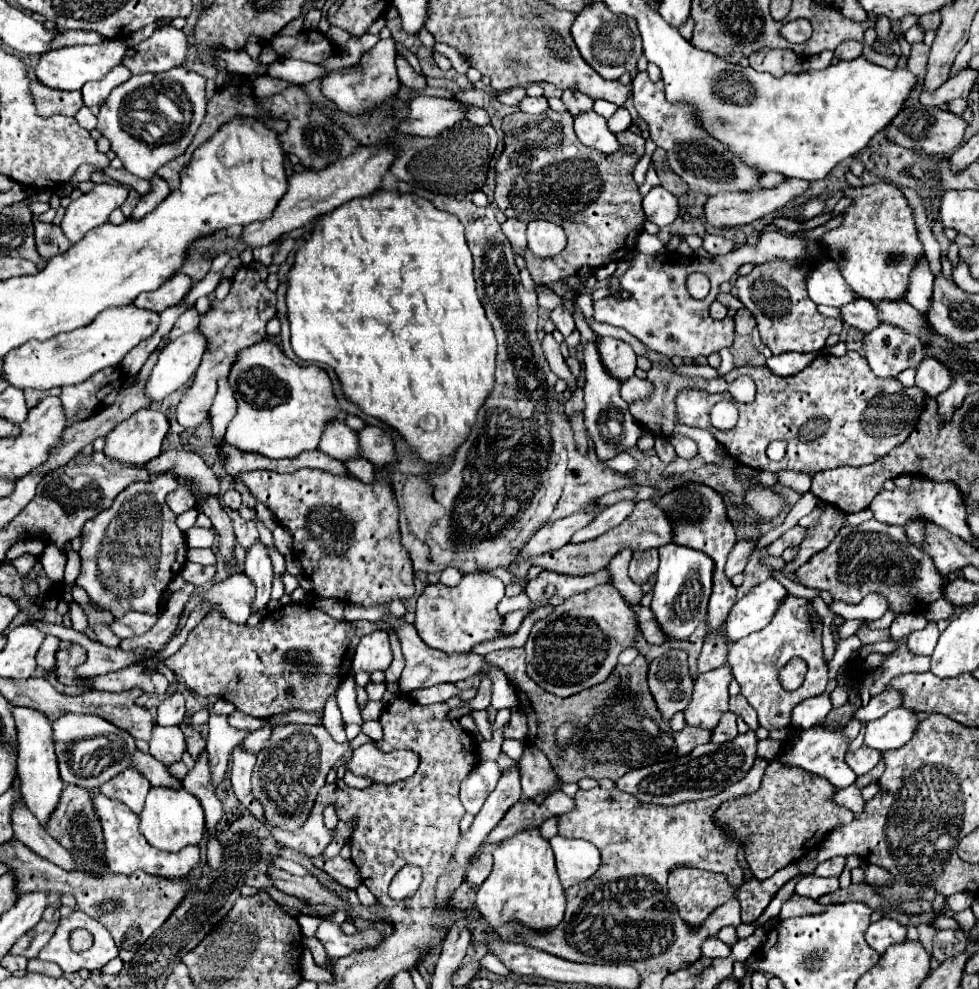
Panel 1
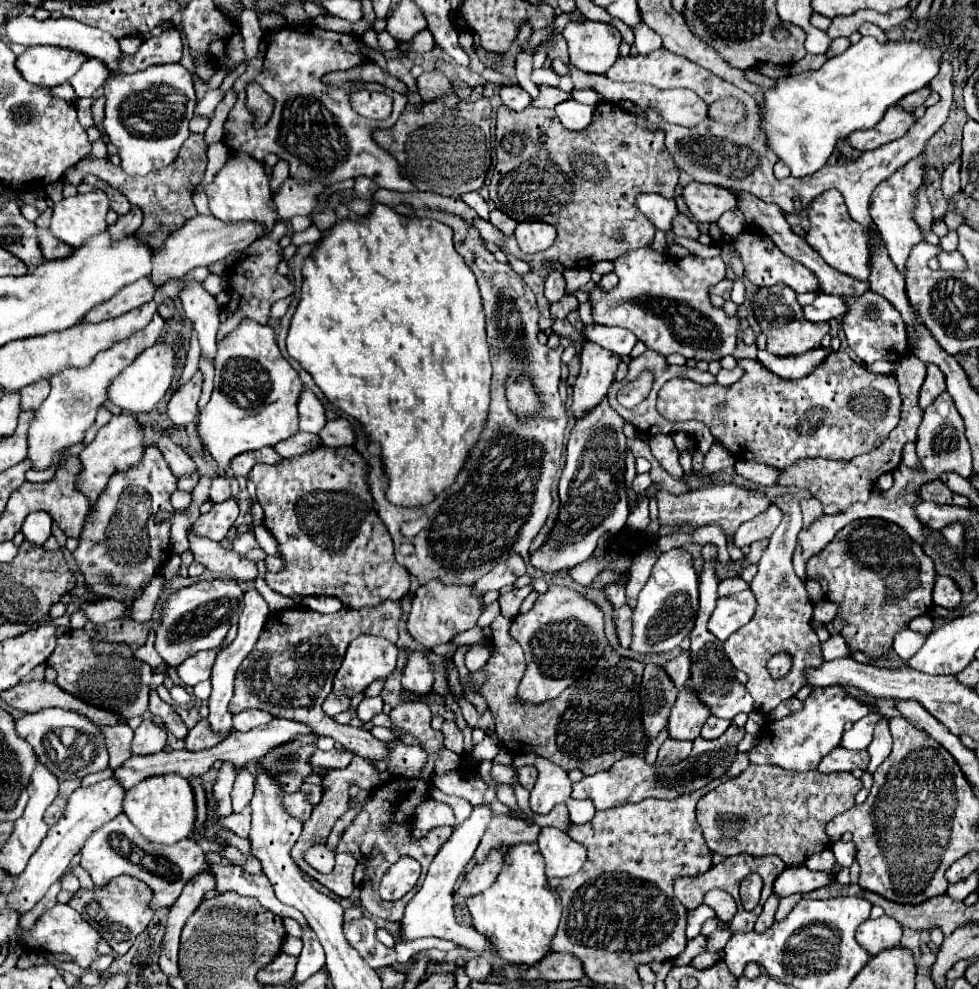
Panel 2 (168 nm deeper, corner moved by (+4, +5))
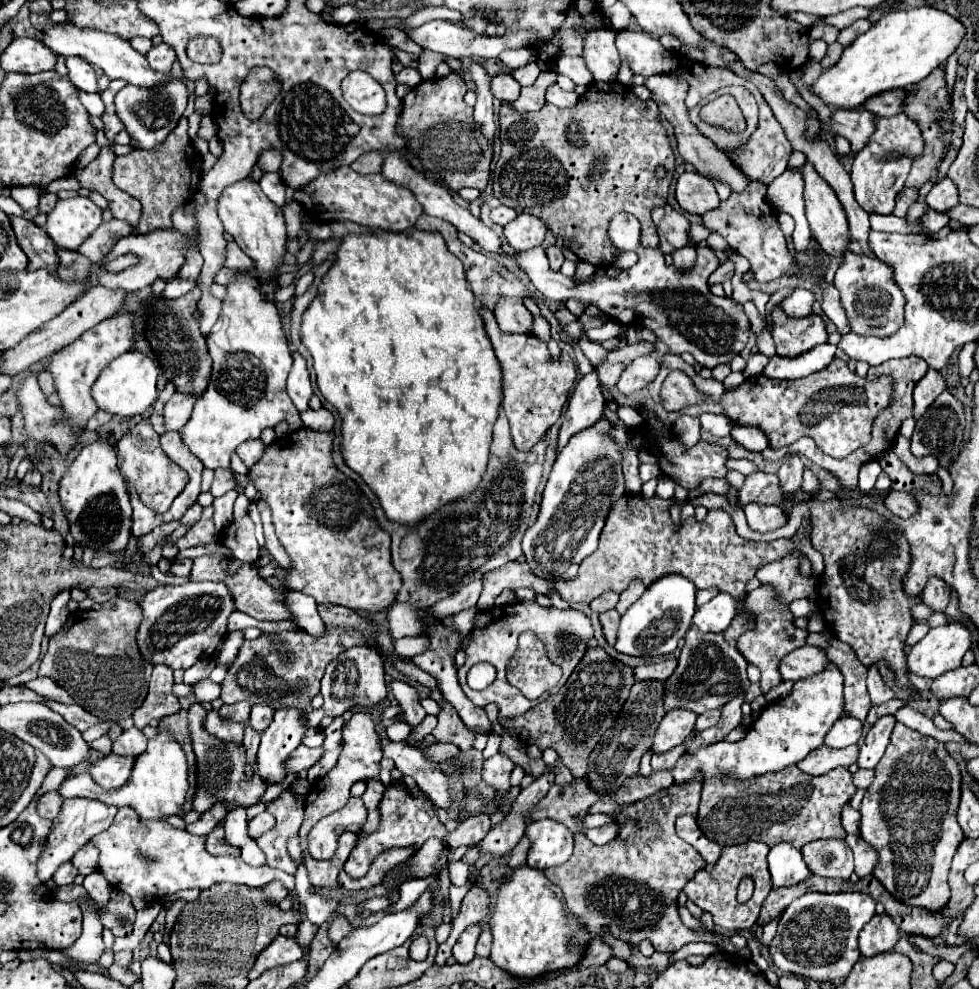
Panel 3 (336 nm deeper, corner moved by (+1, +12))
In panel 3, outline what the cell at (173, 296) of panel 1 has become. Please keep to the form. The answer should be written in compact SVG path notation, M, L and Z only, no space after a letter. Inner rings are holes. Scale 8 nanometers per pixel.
M97 284L95 288L91 286L85 296L81 296L79 300L75 300L71 306L67 306L63 310L63 314L55 316L53 320L49 320L47 324L39 326L35 332L31 332L31 336L27 336L23 342L19 342L15 348L9 348L7 352L3 352L3 364L1 364L1 374L9 374L15 376L17 372L29 368L31 364L51 356L53 352L65 348L67 344L75 342L83 332L87 332L89 328L93 328L95 324L99 324L105 318L111 318L123 304L129 292L123 290L113 290L113 288L103 288L101 284Z

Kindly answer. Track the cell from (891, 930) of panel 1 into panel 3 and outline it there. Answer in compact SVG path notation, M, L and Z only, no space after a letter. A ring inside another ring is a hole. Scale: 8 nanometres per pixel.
M875 914L859 934L859 948L863 956L875 956L893 950L899 940L899 926L887 914Z

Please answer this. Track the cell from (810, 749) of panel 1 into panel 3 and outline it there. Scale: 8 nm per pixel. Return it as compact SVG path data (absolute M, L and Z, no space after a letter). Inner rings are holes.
M835 664L827 666L823 672L809 676L805 680L797 680L789 696L767 704L753 726L747 730L745 738L739 742L717 742L705 748L697 748L695 754L685 754L677 760L673 768L673 776L677 784L693 780L693 772L701 770L703 780L713 776L731 776L739 780L747 780L753 776L761 776L767 772L783 770L791 764L799 764L809 752L823 746L831 724L843 716L843 676Z

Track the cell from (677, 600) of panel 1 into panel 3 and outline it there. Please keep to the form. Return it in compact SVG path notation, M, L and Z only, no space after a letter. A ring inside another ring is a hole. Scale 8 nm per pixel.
M661 576L647 586L645 594L623 614L615 648L629 656L663 656L671 654L685 632L691 628L695 606L695 584L685 576Z

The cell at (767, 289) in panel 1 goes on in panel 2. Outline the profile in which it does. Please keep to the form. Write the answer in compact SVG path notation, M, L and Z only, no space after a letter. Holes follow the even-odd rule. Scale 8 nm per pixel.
M782 283L774 285L774 287L762 287L754 293L754 315L760 323L760 329L766 333L768 337L768 345L766 351L772 355L780 355L780 357L788 357L788 355L802 355L810 349L820 347L822 337L830 331L828 323L808 323L802 317L802 307L796 301L796 293L790 287L784 287Z

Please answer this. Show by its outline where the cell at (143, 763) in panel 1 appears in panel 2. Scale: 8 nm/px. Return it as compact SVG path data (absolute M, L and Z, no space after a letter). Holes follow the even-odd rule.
M126 723L112 725L112 727L100 725L100 731L104 735L104 743L106 743L106 749L110 755L110 767L116 769L116 767L120 767L120 763L124 763L124 759L128 759L132 755L128 751L128 747L132 743L134 731Z

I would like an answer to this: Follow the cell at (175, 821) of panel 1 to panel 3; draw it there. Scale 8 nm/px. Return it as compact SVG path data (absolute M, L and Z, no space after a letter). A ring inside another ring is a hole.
M159 730L159 736L149 740L147 750L143 754L139 754L139 758L135 760L131 778L127 780L125 786L121 786L117 790L103 790L91 780L91 776L87 772L75 774L73 778L65 780L59 786L59 792L63 794L63 798L85 796L85 798L97 798L97 800L117 806L117 808L129 806L141 816L141 820L165 820L169 816L181 814L185 798L187 798L187 790L189 790L189 768L187 768L185 754L183 754L181 746L175 740L171 740L163 730Z

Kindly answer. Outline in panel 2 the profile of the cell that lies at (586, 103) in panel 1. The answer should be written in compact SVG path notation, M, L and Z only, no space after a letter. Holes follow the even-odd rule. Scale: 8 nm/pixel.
M538 85L540 89L540 95L538 99L532 101L532 107L556 107L556 103L562 103L562 101L568 101L570 99L570 93L564 93L562 89L556 89L556 87L550 87L550 85Z

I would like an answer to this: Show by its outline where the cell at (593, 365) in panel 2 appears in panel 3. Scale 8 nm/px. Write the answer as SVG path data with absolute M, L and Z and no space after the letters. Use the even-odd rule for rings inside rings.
M593 370L575 384L575 390L569 398L569 406L565 412L565 420L559 430L559 448L563 448L575 432L595 424L601 418L603 408L605 398L601 392L601 382L597 370Z

